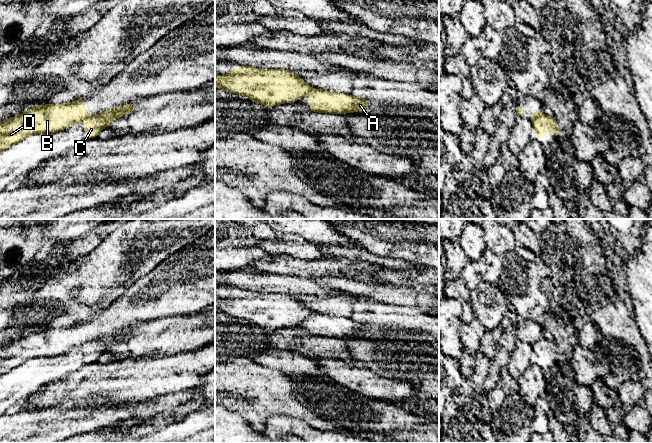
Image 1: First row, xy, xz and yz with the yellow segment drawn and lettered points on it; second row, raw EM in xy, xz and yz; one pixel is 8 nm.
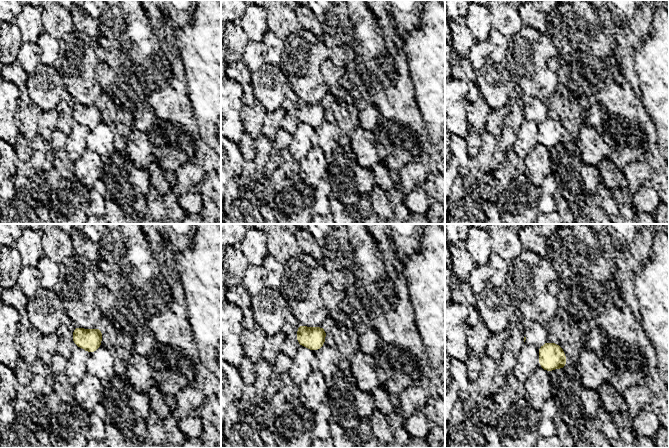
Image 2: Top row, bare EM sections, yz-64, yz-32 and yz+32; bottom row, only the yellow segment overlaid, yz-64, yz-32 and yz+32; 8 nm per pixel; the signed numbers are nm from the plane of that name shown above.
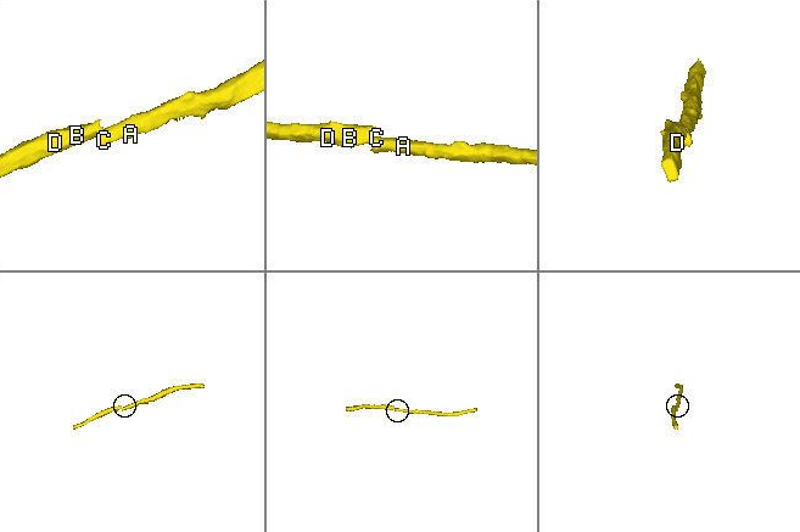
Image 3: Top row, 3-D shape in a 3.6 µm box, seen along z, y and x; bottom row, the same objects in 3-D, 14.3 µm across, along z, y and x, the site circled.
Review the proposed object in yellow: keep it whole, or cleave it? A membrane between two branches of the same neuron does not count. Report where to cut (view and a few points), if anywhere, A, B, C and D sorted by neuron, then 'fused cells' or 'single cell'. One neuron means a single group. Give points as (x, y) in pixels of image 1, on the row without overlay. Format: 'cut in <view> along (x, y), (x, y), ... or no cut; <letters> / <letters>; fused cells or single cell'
cut in yz along (542, 337), (532, 344); A C / B D; fused cells

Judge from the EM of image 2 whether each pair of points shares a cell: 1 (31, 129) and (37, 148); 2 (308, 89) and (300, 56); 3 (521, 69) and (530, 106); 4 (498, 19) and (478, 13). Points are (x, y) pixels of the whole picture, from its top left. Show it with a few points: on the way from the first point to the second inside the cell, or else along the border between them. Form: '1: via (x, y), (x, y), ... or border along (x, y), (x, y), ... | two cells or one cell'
1: border along (37, 134), (29, 142) | two cells
2: via (306, 81), (301, 64) | one cell
3: border along (526, 97), (537, 97), (544, 101) | two cells
4: border along (488, 10), (492, 27) | two cells

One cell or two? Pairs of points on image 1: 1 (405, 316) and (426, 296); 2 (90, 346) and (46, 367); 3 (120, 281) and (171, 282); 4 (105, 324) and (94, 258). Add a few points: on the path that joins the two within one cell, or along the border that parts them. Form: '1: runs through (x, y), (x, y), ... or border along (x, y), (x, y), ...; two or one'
1: border along (390, 303), (418, 308), (422, 311); two
2: runs through (79, 355), (73, 360), (57, 367); one
3: border along (161, 261), (144, 277); two
4: border along (122, 296), (82, 322); two

